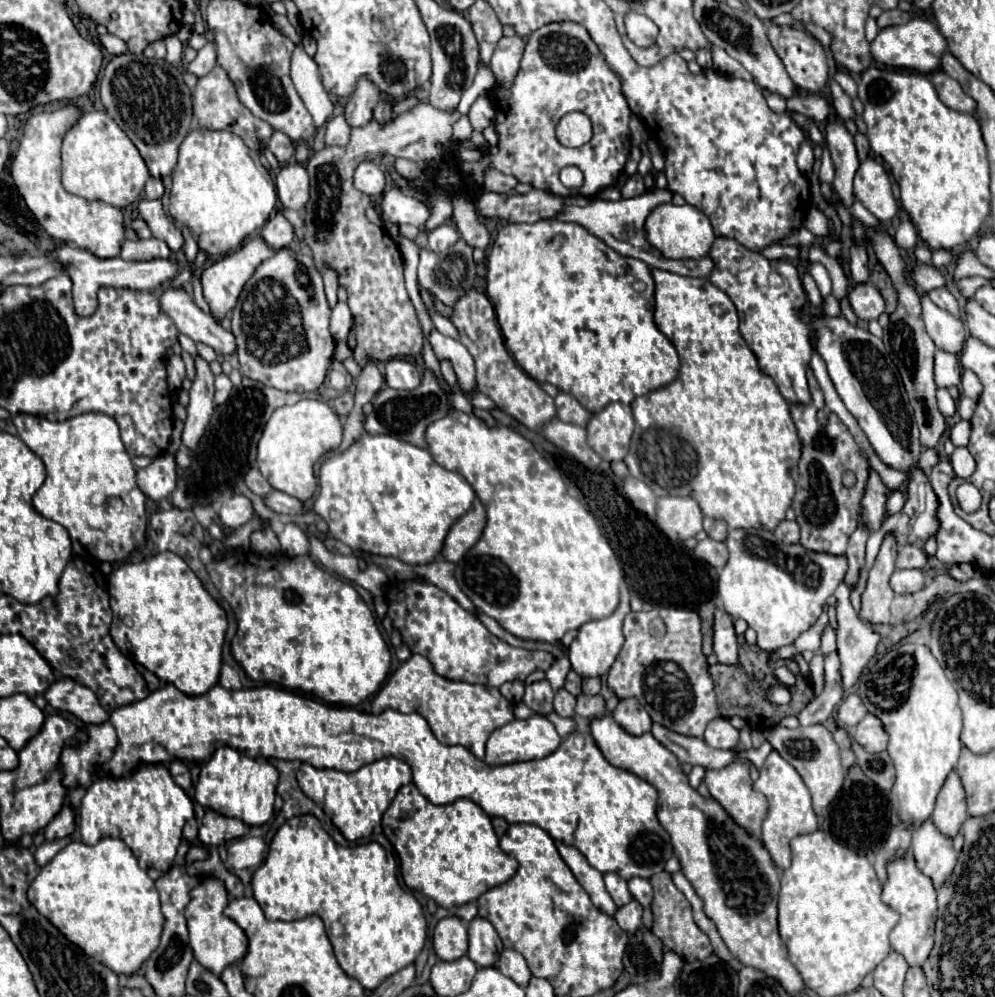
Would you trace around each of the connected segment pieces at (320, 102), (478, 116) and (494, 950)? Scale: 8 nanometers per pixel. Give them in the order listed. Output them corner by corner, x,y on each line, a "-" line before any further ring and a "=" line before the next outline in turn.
296,47
294,55
292,55
292,81
296,91
300,93
306,109
310,111
316,129
322,127
328,117
332,115
332,101
324,89
324,85
320,85
320,73
316,69
314,59
304,51
304,47
=
480,95
470,109
470,123
474,131
482,131
488,125
492,125
492,117
494,117
494,109
492,109
490,99
486,95
=
474,917
468,925
468,935
470,935
468,957
480,967
494,967
504,945
492,923
488,919

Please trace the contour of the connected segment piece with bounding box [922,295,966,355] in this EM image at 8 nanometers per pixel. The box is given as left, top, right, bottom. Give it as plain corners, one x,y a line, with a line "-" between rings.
928,295
922,297
922,317
926,323
926,331
938,349
952,355
958,355
962,351
966,341
966,329
962,321
936,307

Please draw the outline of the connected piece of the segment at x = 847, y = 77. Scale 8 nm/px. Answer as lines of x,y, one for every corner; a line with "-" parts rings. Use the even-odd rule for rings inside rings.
838,69
838,73
836,73
836,77
834,77
838,83
840,83
840,87
844,89
844,93
848,95
848,97
856,97
856,81
852,79
852,75
850,73
846,73
846,71
842,71
842,69

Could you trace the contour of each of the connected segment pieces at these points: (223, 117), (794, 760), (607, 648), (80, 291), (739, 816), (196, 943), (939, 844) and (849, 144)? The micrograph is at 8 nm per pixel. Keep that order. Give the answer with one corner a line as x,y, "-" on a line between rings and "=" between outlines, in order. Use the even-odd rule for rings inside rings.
216,65
208,75
198,79
198,85
194,89
194,117
198,119
200,127
204,127
204,129
228,129
228,131
240,135
246,145
252,145
256,149
266,149
268,139
274,133
274,129
266,121
254,117
240,103
234,83
230,81
230,77
226,75
226,71
220,65
=
776,725
776,727
766,729
764,737
800,773
806,787
810,789
814,811
820,813
824,807
828,807
830,801
842,789
842,783
846,777
846,769
840,763
840,749
836,741
832,739
832,733
824,725
808,725
808,727
800,725
796,729
786,729
782,725
=
622,587
620,595
622,595
622,601
620,601
620,607
616,609
616,613
606,617
606,619
590,621
590,623
582,625
580,631
578,631
578,637
568,647
568,659
570,659
572,671
576,675
580,675
580,677
602,677
602,675
608,673
614,659
618,657
618,653
622,649
622,643
624,643
622,621
624,621
626,613
630,611
630,591
628,591
628,587
=
64,245
56,251
52,251
52,257
56,257
60,263
66,265
74,289
74,313
80,317
90,317
94,315
98,301
96,301
96,293
100,287
104,285
118,285
118,287
128,287
128,289
142,289
142,291
150,291
156,289
164,283
168,283
176,273
178,273
178,263
176,259
152,259
152,261
124,261
120,257
110,257
110,259
100,259
96,255
92,255
86,249
76,249
70,245
=
734,761
732,765
726,765
724,769
716,769
716,771
706,771
704,775
704,783
710,791
710,795
726,809
726,813
734,819
734,823
742,829
746,829
752,837
756,839
762,839
760,835
760,827
762,827
762,821
766,819
766,813
768,813
768,801
762,793
754,791
752,787
752,779
750,779
750,767
746,761
=
204,877
200,885
190,891
190,903
184,909
188,931
190,931
190,947
194,957
212,973
220,975
224,967
238,963
248,951
248,937
244,931
224,915
224,907
228,905
228,891
222,879
=
926,819
912,831
912,853
920,871
932,877
936,887
940,887
952,875
958,859
952,839
942,835
932,819
=
836,119
826,125
826,147
828,147
832,161
834,161
834,167
836,167
834,191
842,203
850,205
854,201
852,179
854,179
856,169
860,167
860,161
856,155
852,135

